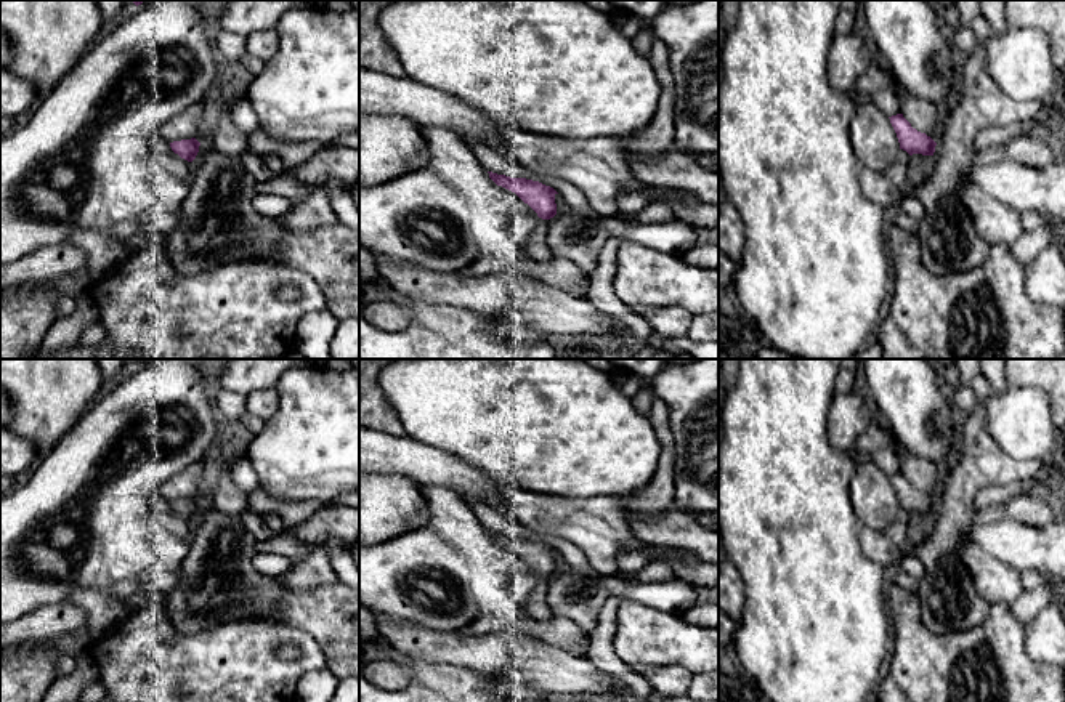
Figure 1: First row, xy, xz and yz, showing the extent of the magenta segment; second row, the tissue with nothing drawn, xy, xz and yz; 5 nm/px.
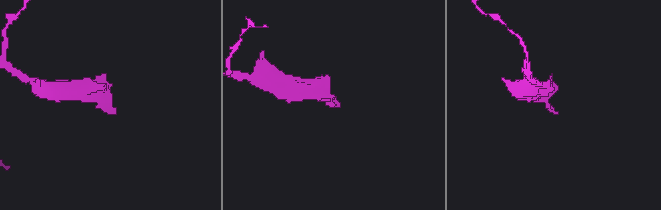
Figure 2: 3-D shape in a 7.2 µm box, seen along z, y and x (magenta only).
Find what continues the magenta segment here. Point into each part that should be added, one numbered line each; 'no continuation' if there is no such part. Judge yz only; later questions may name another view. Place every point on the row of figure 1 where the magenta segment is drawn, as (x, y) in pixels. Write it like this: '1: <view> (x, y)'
no continuation

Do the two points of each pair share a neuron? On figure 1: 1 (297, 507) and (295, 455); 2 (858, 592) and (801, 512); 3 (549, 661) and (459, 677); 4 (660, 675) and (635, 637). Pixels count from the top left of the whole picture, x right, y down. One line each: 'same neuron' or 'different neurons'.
1: different neurons
2: same neuron
3: different neurons
4: different neurons

